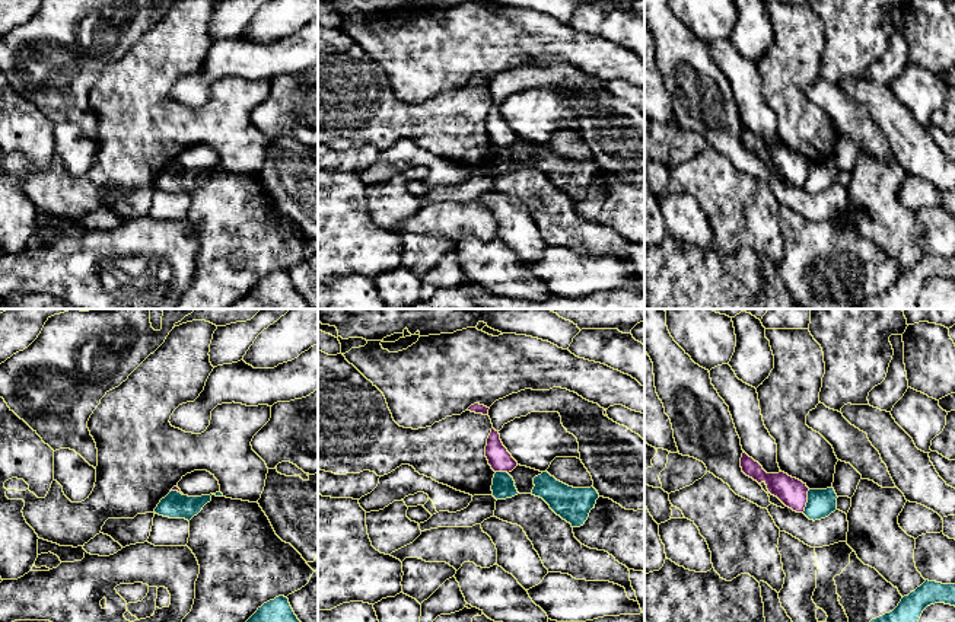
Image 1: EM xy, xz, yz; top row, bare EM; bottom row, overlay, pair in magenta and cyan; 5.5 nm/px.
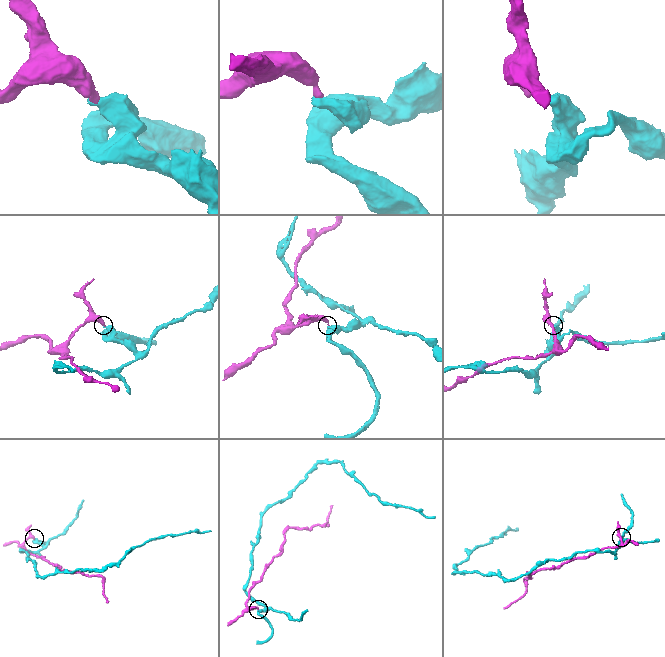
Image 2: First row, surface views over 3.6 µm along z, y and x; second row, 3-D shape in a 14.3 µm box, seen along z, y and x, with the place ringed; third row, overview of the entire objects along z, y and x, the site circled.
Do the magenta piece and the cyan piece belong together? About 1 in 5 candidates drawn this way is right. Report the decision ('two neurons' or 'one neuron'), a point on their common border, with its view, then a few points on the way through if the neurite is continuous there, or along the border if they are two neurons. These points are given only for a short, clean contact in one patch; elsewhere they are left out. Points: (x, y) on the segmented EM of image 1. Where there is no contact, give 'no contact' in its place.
two neurons; meets magenta in yz at (807, 501); border along yz (809, 490), (807, 506), (802, 512)

